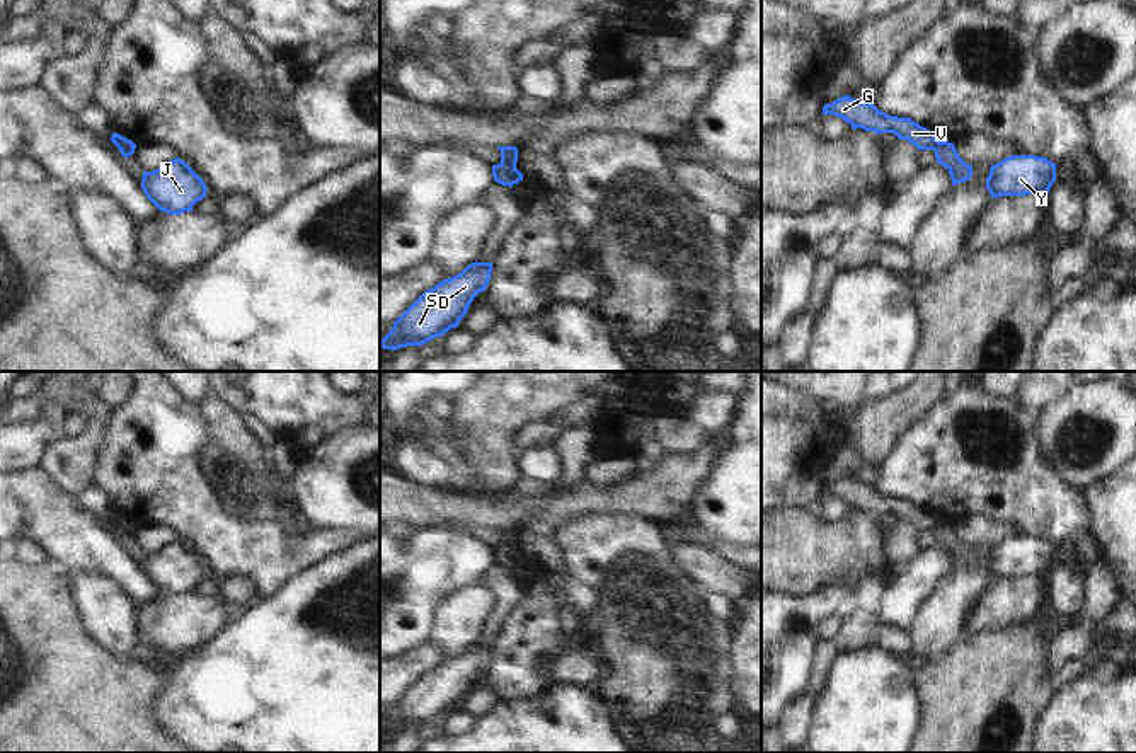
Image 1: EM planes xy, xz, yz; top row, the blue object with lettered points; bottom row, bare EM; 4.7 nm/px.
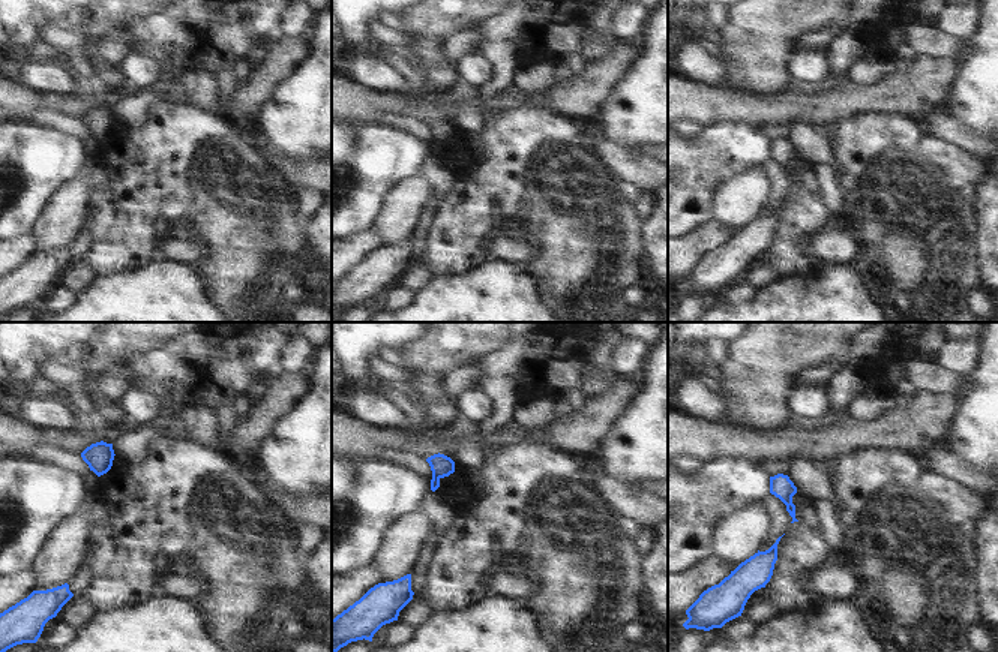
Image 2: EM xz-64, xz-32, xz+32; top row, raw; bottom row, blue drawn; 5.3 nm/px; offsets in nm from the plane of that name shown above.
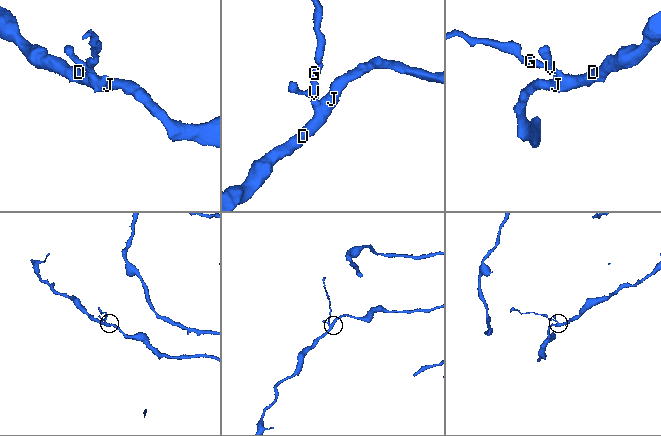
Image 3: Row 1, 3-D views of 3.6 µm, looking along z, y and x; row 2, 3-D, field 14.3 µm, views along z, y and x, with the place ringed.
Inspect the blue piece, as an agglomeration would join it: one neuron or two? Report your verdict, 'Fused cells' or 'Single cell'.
Fused cells

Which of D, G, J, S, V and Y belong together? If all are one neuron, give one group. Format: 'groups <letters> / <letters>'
groups D J S Y / G V

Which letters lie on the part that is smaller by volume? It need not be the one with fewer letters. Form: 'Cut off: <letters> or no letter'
Cut off: G, V

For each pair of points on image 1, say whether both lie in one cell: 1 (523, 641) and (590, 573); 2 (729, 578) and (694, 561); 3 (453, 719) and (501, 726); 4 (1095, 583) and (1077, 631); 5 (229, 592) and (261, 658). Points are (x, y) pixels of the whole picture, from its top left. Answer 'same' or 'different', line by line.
1: same
2: same
3: different
4: same
5: different

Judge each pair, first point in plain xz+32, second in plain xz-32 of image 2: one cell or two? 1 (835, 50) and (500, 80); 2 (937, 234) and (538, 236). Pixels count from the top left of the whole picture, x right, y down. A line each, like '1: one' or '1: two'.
1: one
2: one

